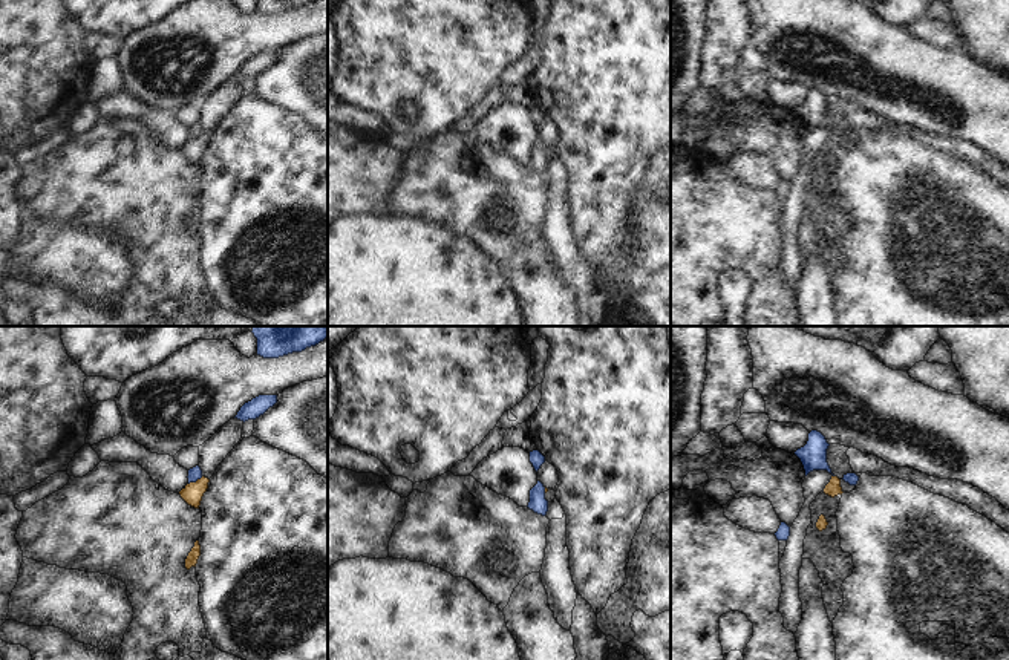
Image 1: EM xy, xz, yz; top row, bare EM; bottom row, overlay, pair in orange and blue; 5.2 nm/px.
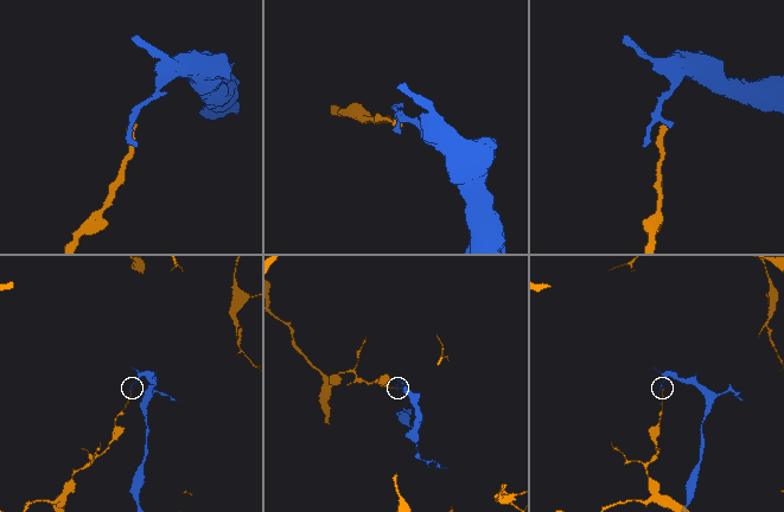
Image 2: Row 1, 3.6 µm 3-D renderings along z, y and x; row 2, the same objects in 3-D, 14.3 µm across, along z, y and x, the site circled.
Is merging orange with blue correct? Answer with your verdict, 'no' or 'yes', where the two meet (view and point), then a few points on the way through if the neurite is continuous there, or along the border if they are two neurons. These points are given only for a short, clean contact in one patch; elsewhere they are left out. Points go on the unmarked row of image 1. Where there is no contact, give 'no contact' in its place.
no; contact xy (196, 138)

